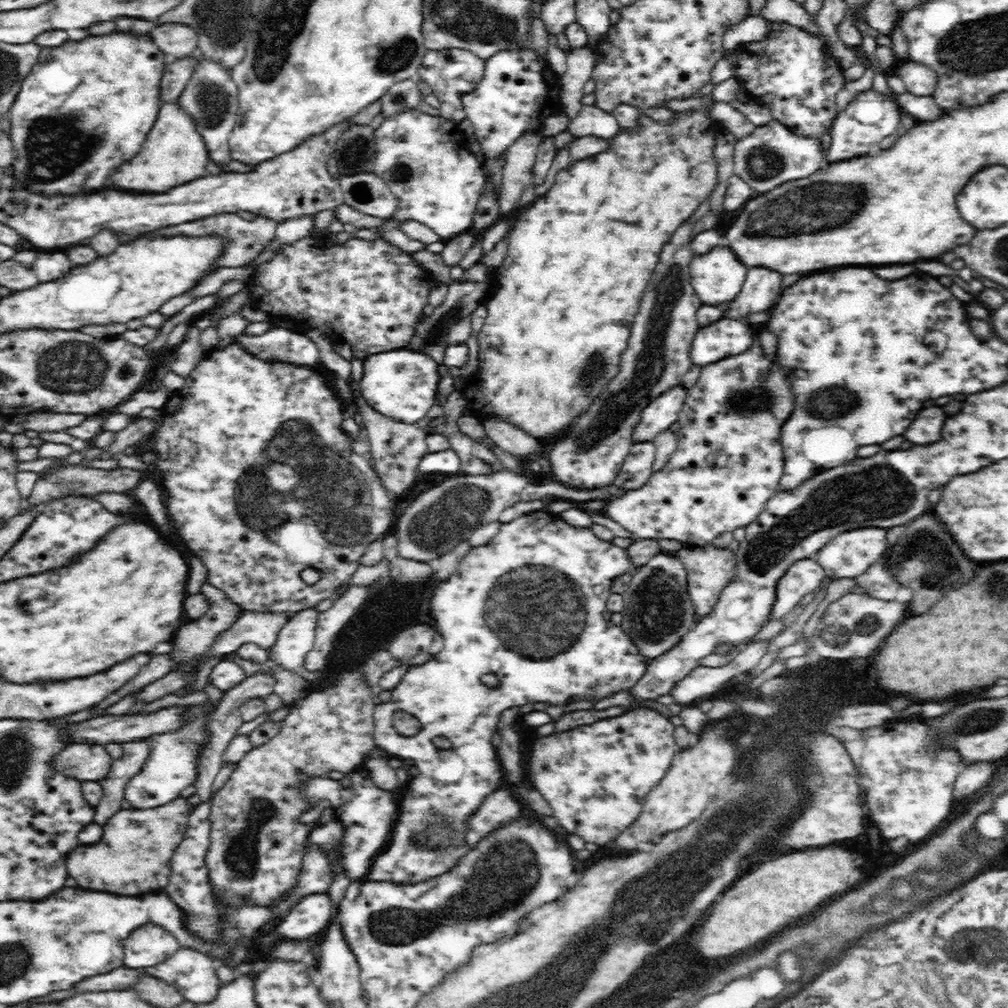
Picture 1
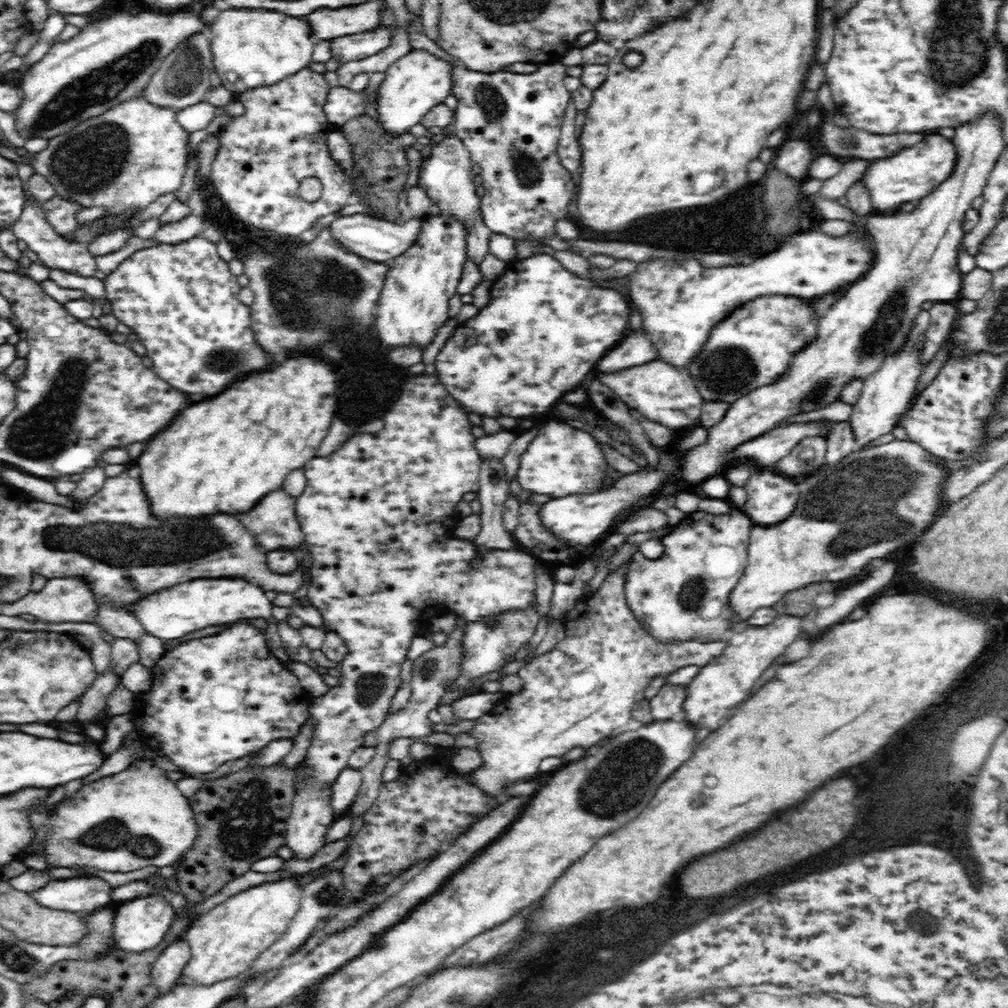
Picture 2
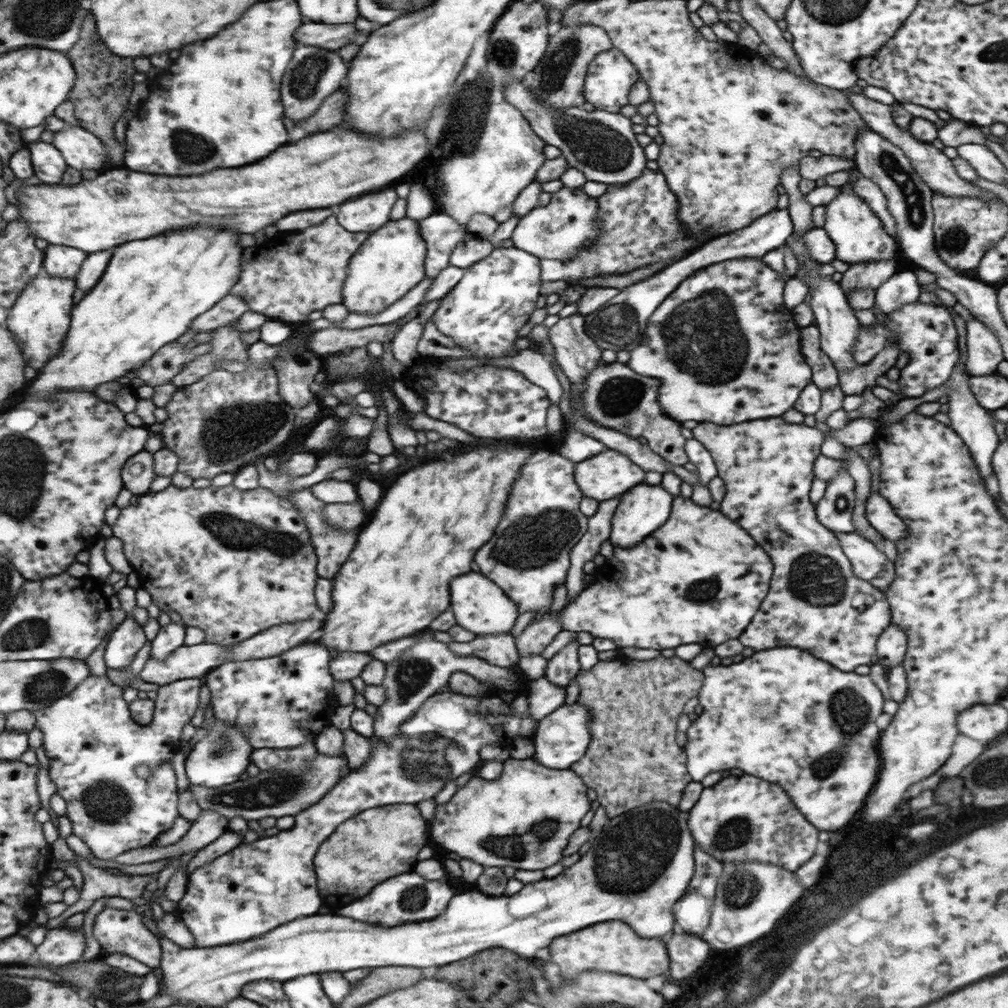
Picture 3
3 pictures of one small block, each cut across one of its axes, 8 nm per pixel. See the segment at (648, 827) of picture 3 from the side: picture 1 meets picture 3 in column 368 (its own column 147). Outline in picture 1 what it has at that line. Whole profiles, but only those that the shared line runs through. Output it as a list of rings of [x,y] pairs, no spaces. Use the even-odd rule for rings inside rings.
[[[144,924],[130,932],[123,940],[124,966],[147,971],[152,964],[160,964],[184,946],[178,944],[172,933],[156,924]]]

